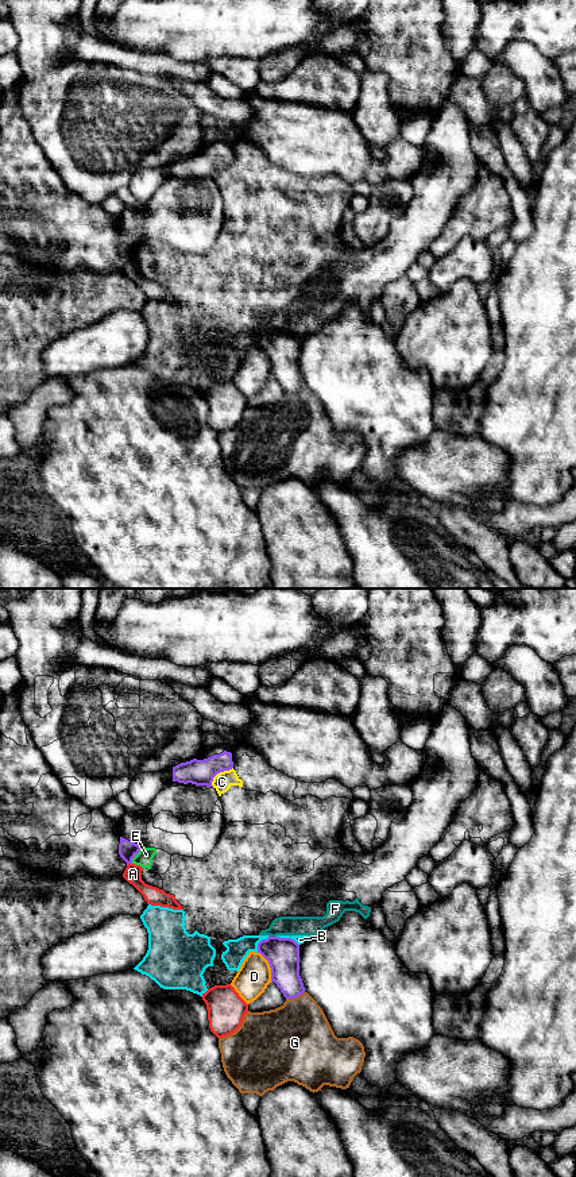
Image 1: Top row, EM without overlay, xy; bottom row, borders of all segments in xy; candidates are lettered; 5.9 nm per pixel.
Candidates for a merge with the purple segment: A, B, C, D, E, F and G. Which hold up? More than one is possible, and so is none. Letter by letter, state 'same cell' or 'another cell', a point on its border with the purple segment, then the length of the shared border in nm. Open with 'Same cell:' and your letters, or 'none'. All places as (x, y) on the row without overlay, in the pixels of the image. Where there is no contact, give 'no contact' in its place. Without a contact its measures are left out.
Same cell: none
A: another cell | xy (128, 258) | 40 nm
B: another cell | xy (288, 334) | 150 nm
C: another cell | xy (219, 168) | 170 nm
D: another cell | xy (270, 362) | 190 nm
E: another cell | xy (136, 249) | 120 nm
F: another cell | xy (273, 332) | 50 nm
G: another cell | xy (294, 392) | 120 nm

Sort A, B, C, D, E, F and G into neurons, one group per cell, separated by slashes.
A / B C E F / D / G

